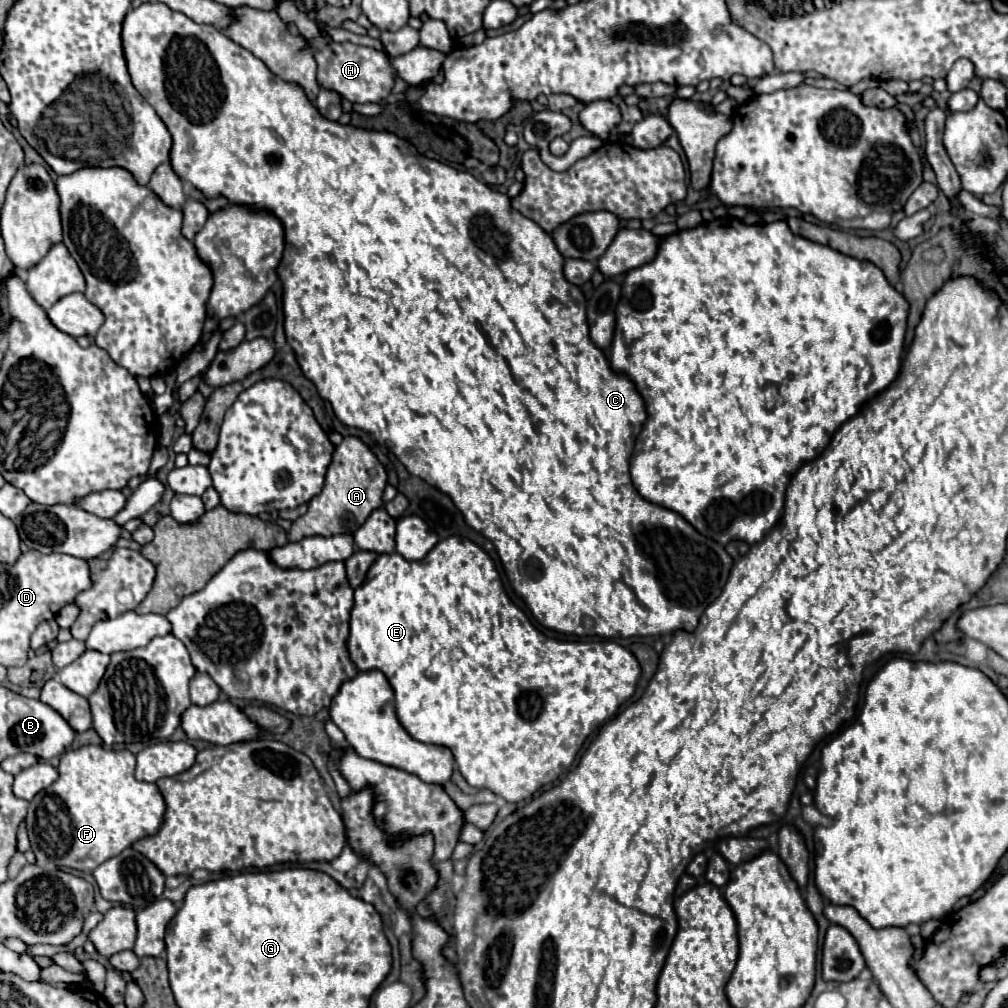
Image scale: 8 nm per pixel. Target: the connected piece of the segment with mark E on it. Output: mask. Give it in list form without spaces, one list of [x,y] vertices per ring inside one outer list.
[[[459,537],[439,541],[421,561],[409,563],[399,553],[379,555],[379,559],[367,571],[365,581],[355,589],[355,605],[351,609],[351,631],[347,647],[359,671],[379,669],[385,673],[395,691],[397,717],[413,739],[451,749],[457,769],[471,787],[489,789],[509,803],[531,799],[533,793],[537,793],[543,785],[553,783],[561,773],[565,773],[565,767],[571,767],[585,739],[605,721],[609,721],[619,711],[619,707],[633,695],[641,673],[637,659],[615,641],[557,641],[543,635],[537,627],[531,625],[531,621],[527,621],[527,615],[507,597],[491,557],[475,543]]]

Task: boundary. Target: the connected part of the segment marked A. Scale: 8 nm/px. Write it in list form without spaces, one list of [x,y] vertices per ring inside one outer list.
[[[345,437],[343,443],[335,449],[333,461],[325,475],[325,485],[319,495],[309,501],[309,511],[293,521],[289,531],[289,541],[297,543],[311,535],[337,535],[337,533],[355,533],[365,519],[383,507],[383,489],[387,485],[387,473],[377,461],[373,451],[357,437]]]

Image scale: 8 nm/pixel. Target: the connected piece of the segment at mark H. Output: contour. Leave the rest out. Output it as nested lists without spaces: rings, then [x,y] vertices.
[[[327,43],[315,53],[317,83],[323,89],[339,93],[351,103],[381,103],[393,89],[393,67],[389,57],[373,47],[345,43]]]

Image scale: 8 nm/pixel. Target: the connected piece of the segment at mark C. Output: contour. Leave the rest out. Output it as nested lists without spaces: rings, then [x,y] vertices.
[[[149,1],[127,13],[121,37],[127,69],[135,89],[157,111],[173,137],[173,171],[183,181],[193,183],[207,197],[225,195],[229,203],[269,209],[283,221],[287,235],[285,255],[277,273],[285,289],[283,313],[287,343],[293,347],[303,375],[313,381],[319,395],[331,403],[337,419],[349,427],[371,433],[379,445],[387,443],[411,475],[421,477],[453,499],[457,509],[465,515],[465,523],[493,541],[513,591],[527,603],[533,617],[543,627],[567,635],[595,635],[603,639],[665,635],[675,633],[677,629],[689,633],[695,631],[703,611],[721,595],[733,567],[733,557],[723,545],[693,529],[693,525],[681,515],[643,499],[635,491],[629,461],[635,451],[637,435],[647,419],[645,401],[633,381],[625,373],[613,371],[603,351],[593,345],[585,317],[585,297],[579,287],[563,277],[563,257],[553,239],[535,221],[513,211],[507,195],[491,191],[471,173],[457,171],[427,157],[423,157],[423,167],[415,147],[393,133],[365,131],[327,121],[317,113],[301,87],[275,77],[263,61],[247,49],[241,49],[241,45],[229,41],[229,37],[213,25],[199,25],[163,3]]]

